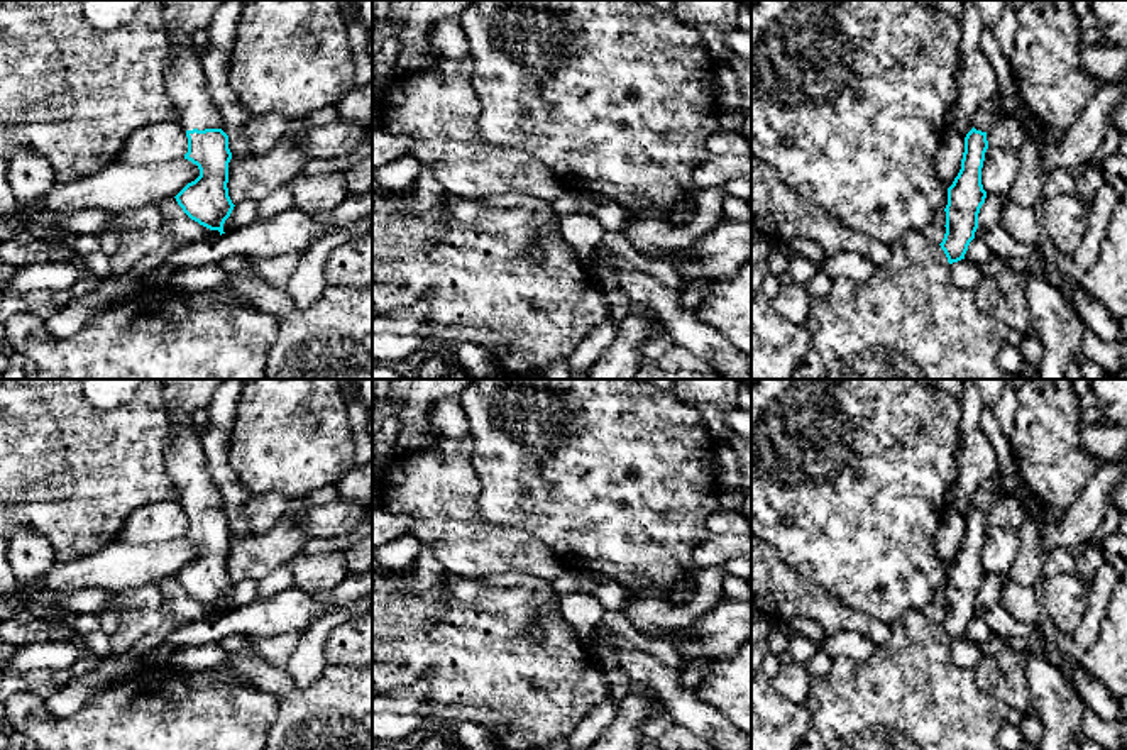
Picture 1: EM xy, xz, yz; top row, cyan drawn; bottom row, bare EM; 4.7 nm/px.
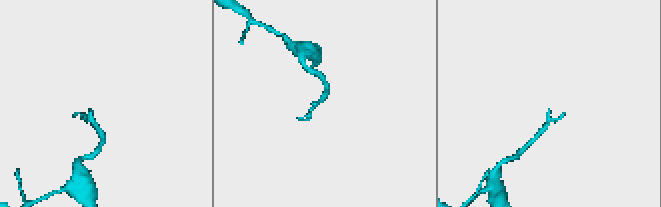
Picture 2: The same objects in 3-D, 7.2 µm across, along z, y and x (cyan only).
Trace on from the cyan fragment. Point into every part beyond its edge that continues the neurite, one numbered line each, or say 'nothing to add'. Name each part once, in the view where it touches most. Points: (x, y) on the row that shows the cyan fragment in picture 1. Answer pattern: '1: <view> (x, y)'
1: xy (185, 82)

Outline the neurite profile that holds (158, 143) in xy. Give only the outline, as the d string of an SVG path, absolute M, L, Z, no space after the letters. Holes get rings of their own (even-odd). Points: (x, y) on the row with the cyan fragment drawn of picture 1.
M178 120L154 122L134 130L113 164L152 166L184 157L188 152L186 130Z

